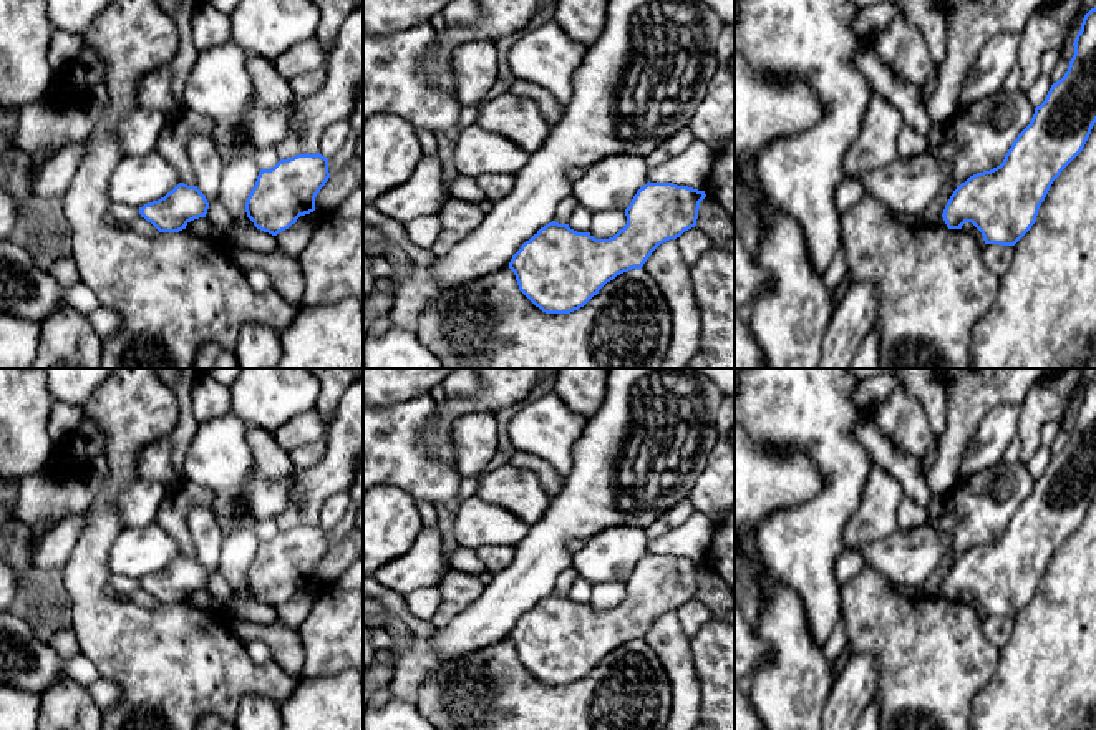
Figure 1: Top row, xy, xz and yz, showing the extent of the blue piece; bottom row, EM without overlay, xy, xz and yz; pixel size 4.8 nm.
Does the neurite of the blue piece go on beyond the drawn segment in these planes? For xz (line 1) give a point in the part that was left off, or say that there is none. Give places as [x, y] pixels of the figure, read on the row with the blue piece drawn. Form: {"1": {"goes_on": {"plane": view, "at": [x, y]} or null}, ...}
{"1": {"goes_on": null}}

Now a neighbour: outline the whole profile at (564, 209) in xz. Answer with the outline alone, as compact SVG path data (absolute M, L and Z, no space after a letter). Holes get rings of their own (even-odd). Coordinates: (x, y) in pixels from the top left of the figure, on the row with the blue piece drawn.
M570 192L565 196L555 207L555 222L559 224L569 224L572 212L579 206L577 197Z

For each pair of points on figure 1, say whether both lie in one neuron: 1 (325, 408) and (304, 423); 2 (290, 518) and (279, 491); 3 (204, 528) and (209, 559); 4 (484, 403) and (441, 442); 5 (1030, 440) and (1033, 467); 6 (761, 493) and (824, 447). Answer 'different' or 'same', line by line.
1: different
2: different
3: same
4: same
5: different
6: different

